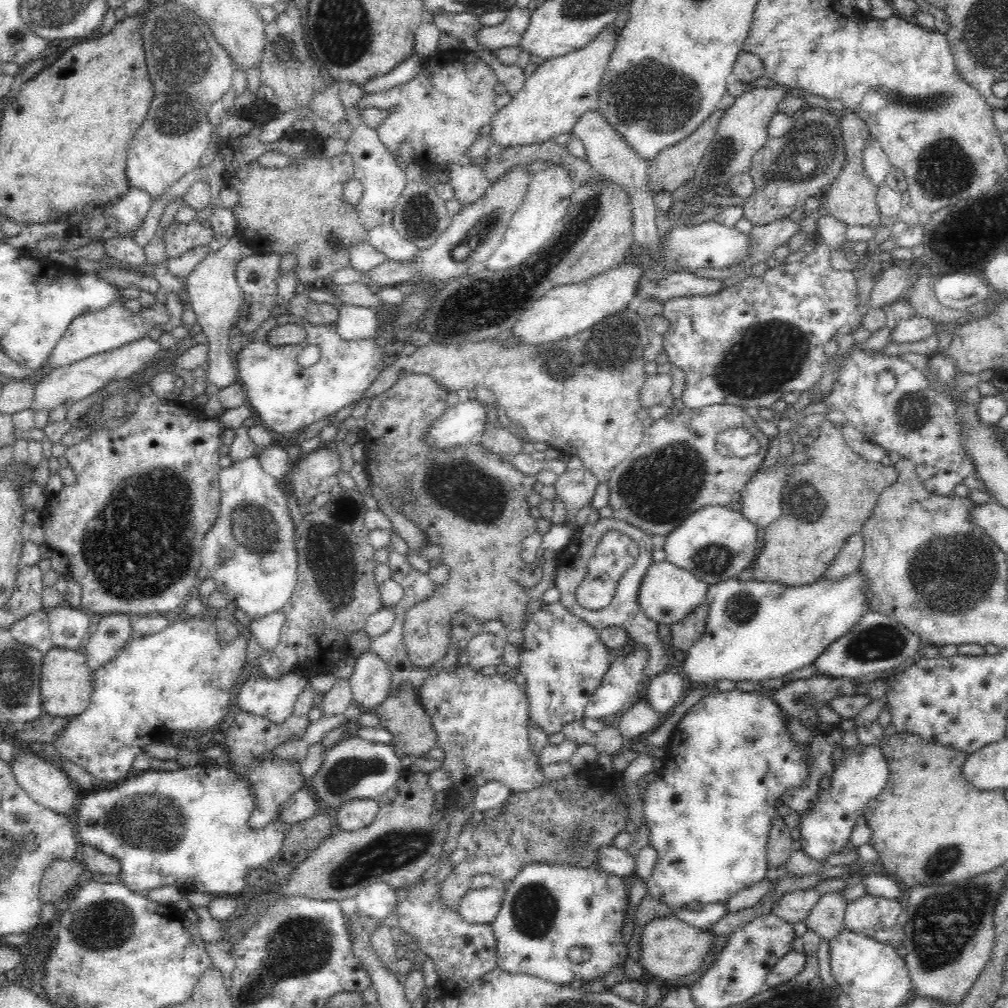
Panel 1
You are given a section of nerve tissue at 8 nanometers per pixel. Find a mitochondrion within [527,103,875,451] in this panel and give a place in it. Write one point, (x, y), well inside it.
(768, 354)

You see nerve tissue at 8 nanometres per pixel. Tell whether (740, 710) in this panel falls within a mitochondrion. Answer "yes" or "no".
no

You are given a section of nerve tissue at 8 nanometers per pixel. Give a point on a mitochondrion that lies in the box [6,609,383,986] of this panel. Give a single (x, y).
(152, 823)

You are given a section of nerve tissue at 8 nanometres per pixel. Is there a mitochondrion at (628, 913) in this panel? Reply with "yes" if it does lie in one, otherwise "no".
no

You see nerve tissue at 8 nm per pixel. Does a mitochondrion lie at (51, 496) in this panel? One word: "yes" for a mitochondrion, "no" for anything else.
no

